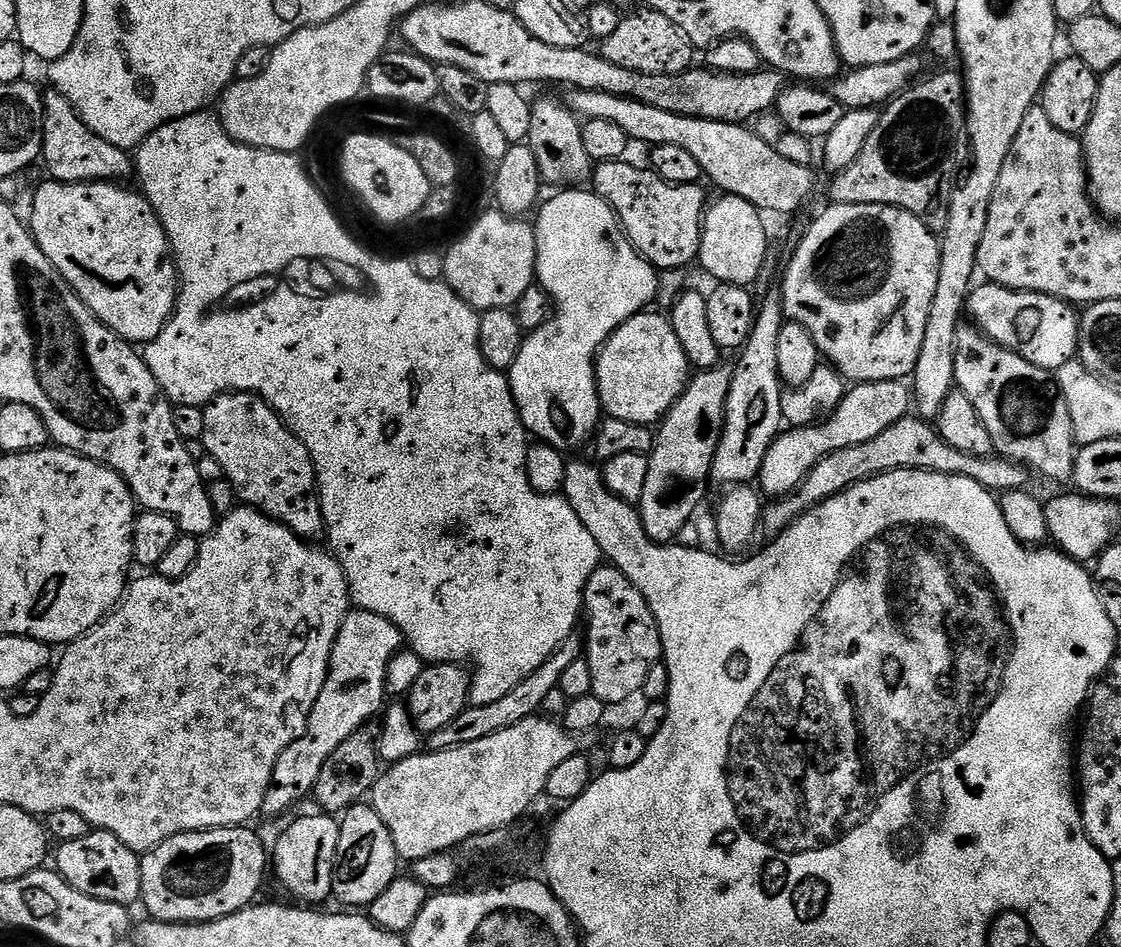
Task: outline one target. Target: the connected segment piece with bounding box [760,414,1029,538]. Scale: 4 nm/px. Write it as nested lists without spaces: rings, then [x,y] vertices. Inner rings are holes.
[[[909,414],[894,422],[888,430],[882,431],[878,438],[873,438],[862,445],[848,446],[823,457],[810,470],[808,477],[800,483],[795,492],[769,499],[763,505],[760,514],[760,528],[763,535],[765,532],[768,538],[780,536],[803,512],[817,508],[824,500],[864,480],[881,476],[884,472],[897,472],[899,468],[915,472],[937,472],[947,476],[965,476],[978,482],[978,486],[987,488],[993,494],[1019,492],[1029,487],[1029,473],[1022,470],[1021,465],[1015,460],[1006,460],[996,454],[991,456],[962,454],[962,450],[954,450],[954,446],[944,440],[929,421]]]

